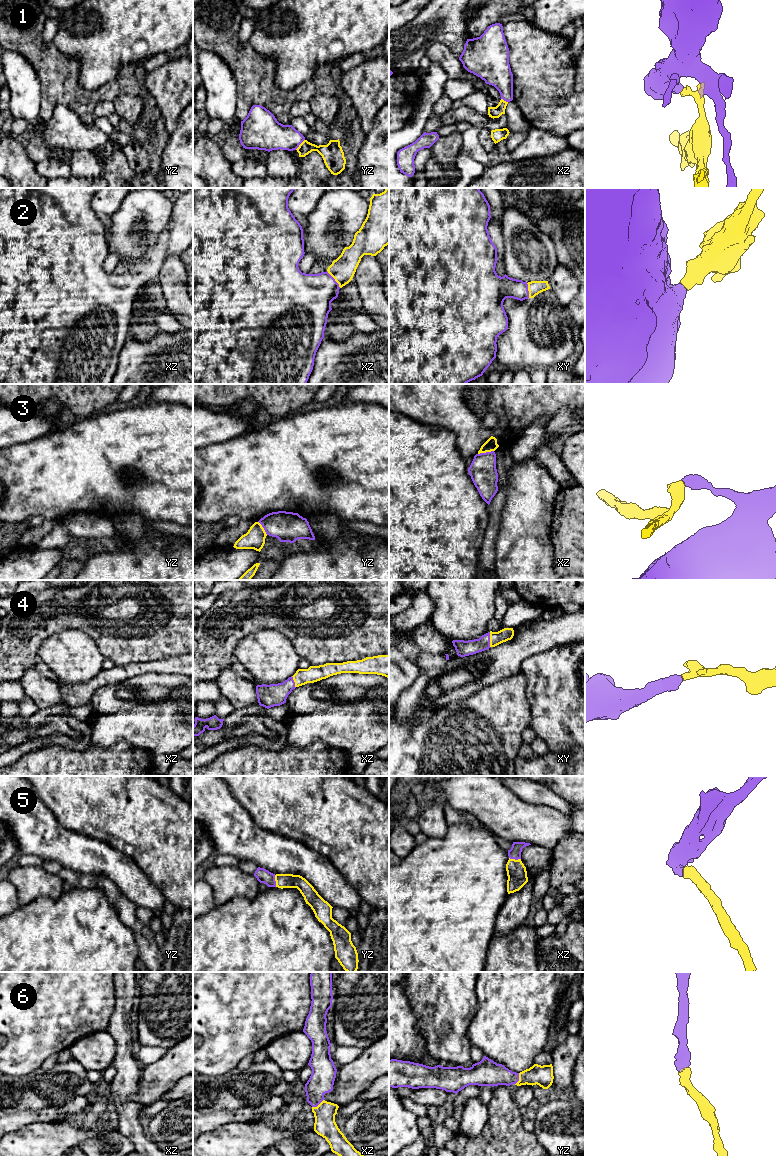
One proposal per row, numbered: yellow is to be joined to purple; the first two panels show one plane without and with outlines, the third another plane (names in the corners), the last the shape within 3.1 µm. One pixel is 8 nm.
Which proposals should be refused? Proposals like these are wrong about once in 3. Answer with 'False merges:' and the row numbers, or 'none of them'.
False merges: 1, 3

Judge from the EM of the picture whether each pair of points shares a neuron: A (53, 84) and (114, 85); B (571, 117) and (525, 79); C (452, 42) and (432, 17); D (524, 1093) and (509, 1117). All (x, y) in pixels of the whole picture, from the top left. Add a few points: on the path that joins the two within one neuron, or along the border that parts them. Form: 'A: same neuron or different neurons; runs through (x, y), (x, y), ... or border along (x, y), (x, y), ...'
A: same neuron; runs through (68, 92), (72, 95), (99, 95)
B: same neuron; runs through (560, 114), (536, 90)
C: same neuron; runs through (451, 36), (438, 23)
D: different neurons; border along (513, 1097), (519, 1107)

